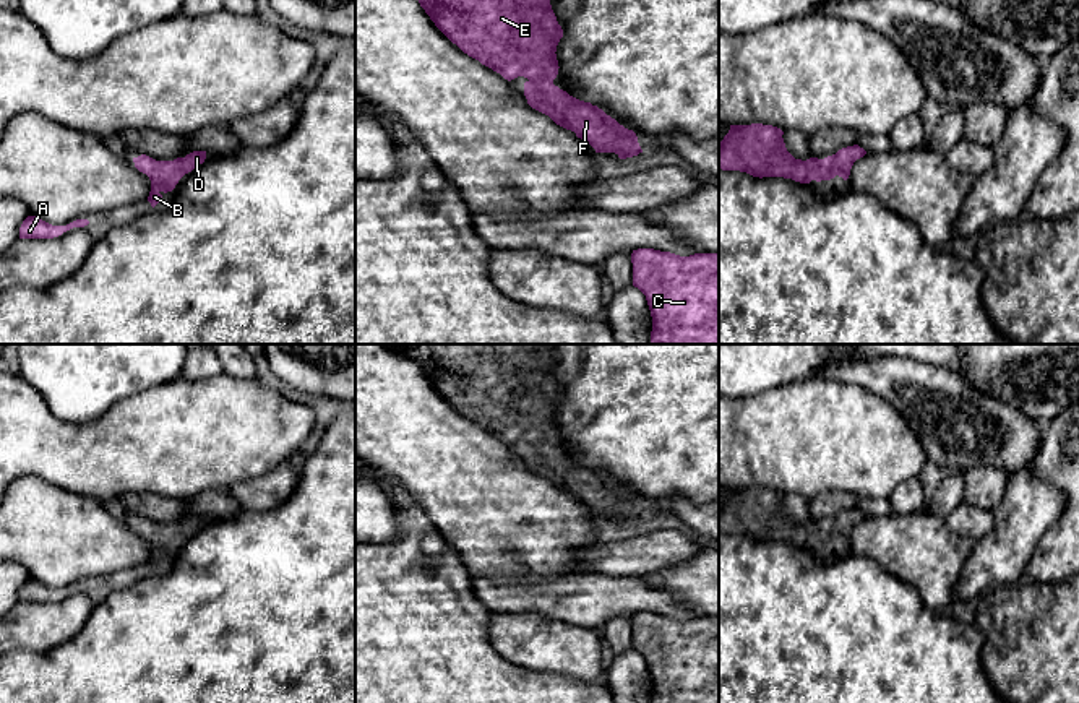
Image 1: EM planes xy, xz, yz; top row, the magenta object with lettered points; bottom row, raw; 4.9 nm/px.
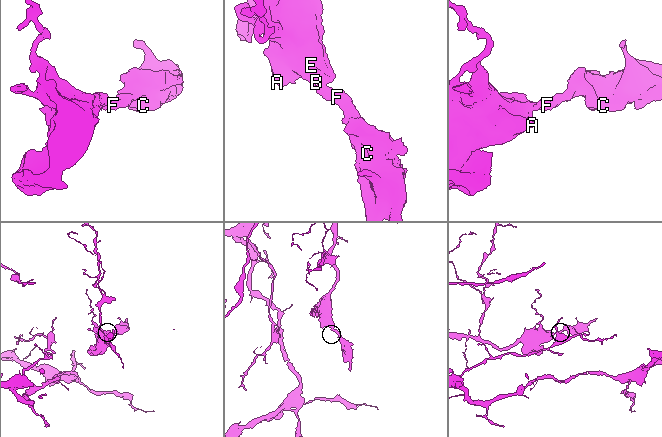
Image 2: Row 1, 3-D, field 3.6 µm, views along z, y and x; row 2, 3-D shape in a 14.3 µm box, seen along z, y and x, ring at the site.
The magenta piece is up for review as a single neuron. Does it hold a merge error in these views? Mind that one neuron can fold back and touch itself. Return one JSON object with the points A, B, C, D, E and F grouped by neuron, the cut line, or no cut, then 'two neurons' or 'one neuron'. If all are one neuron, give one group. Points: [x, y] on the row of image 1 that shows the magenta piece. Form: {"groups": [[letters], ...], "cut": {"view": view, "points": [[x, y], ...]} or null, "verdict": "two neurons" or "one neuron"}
{"groups": [["A", "B", "C", "D", "E", "F"]], "cut": null, "verdict": "one neuron"}

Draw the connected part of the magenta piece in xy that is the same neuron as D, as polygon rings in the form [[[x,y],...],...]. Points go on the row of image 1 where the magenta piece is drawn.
[[[193,151],[185,157],[177,157],[174,161],[156,161],[146,154],[133,157],[135,167],[146,174],[151,180],[151,192],[148,201],[154,208],[161,198],[162,192],[172,192],[178,180],[191,172],[196,166],[203,164],[206,159],[206,151]]]

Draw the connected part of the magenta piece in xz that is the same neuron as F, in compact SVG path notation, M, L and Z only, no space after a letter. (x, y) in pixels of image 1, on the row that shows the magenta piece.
M419 0L435 26L464 54L511 81L524 76L527 104L620 159L643 153L638 136L597 106L553 84L563 29L550 0Z

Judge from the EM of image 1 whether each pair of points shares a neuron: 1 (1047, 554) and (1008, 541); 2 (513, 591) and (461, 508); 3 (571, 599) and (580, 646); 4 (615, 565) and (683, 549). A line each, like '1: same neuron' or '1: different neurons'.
1: different neurons
2: different neurons
3: different neurons
4: same neuron

